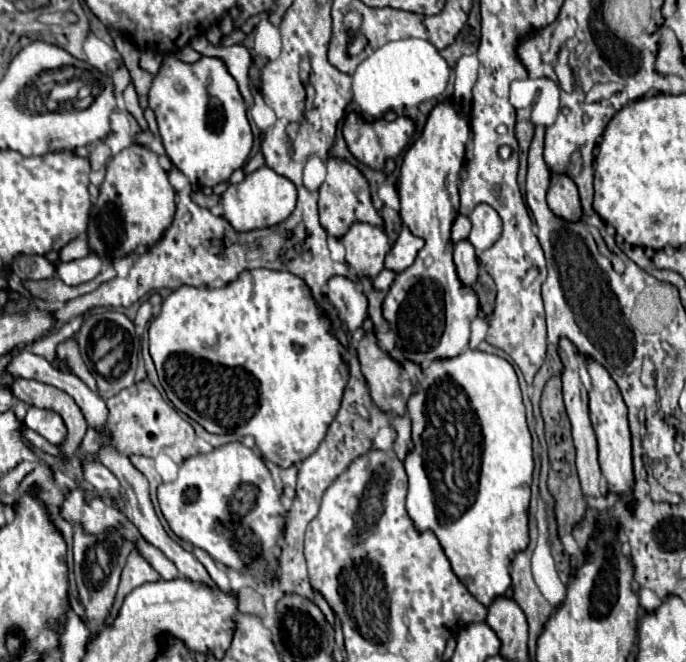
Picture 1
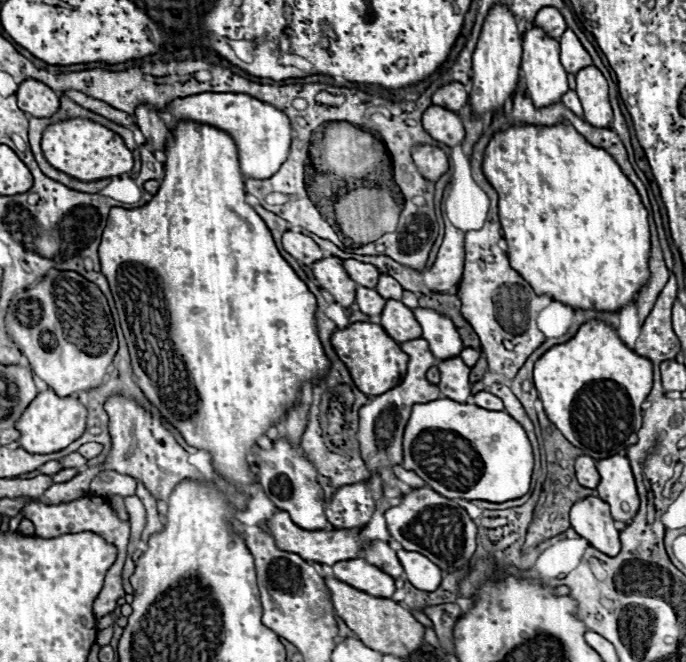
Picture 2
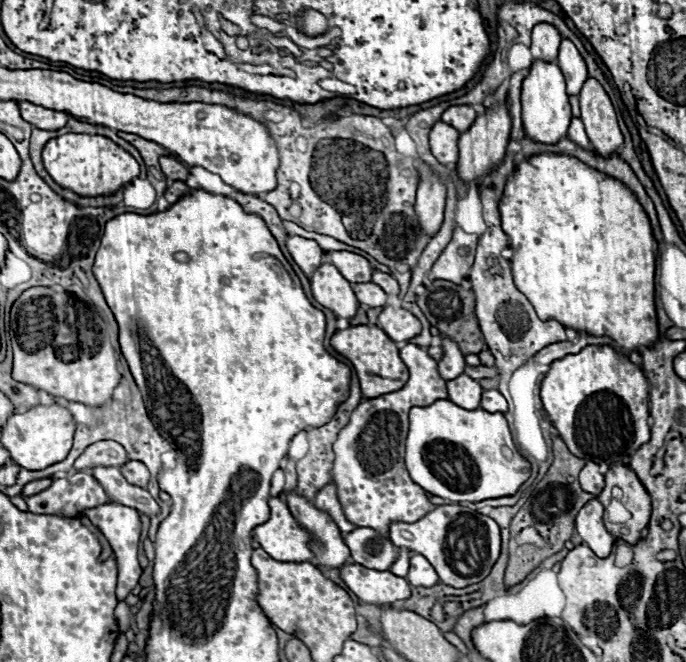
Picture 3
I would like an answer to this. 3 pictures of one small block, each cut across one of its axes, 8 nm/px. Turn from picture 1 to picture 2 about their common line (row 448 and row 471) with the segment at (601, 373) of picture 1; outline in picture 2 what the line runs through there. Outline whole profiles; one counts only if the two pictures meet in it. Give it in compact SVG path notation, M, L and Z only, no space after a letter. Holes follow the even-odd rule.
M610 456L600 460L596 468L600 472L600 484L596 488L600 498L610 504L614 520L630 524L640 508L640 500L628 458Z

